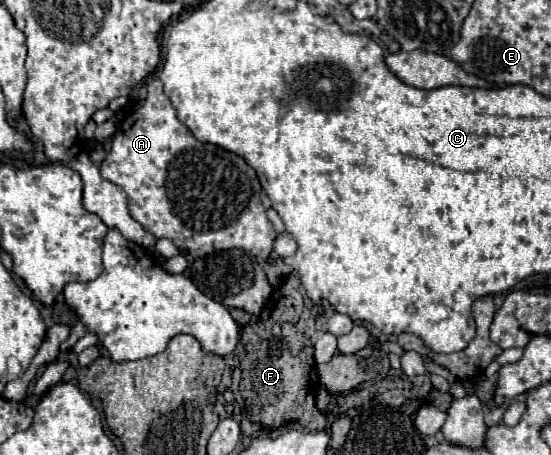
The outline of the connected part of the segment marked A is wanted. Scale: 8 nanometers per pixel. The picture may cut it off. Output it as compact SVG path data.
M159 80L147 84L145 104L131 112L113 136L111 150L99 166L103 178L121 186L129 200L129 214L155 238L169 238L193 258L201 258L213 250L241 248L253 252L259 262L267 260L273 252L277 232L269 222L261 204L261 184L255 170L237 154L223 150L215 144L199 142L189 128L177 120L171 100L165 96Z

